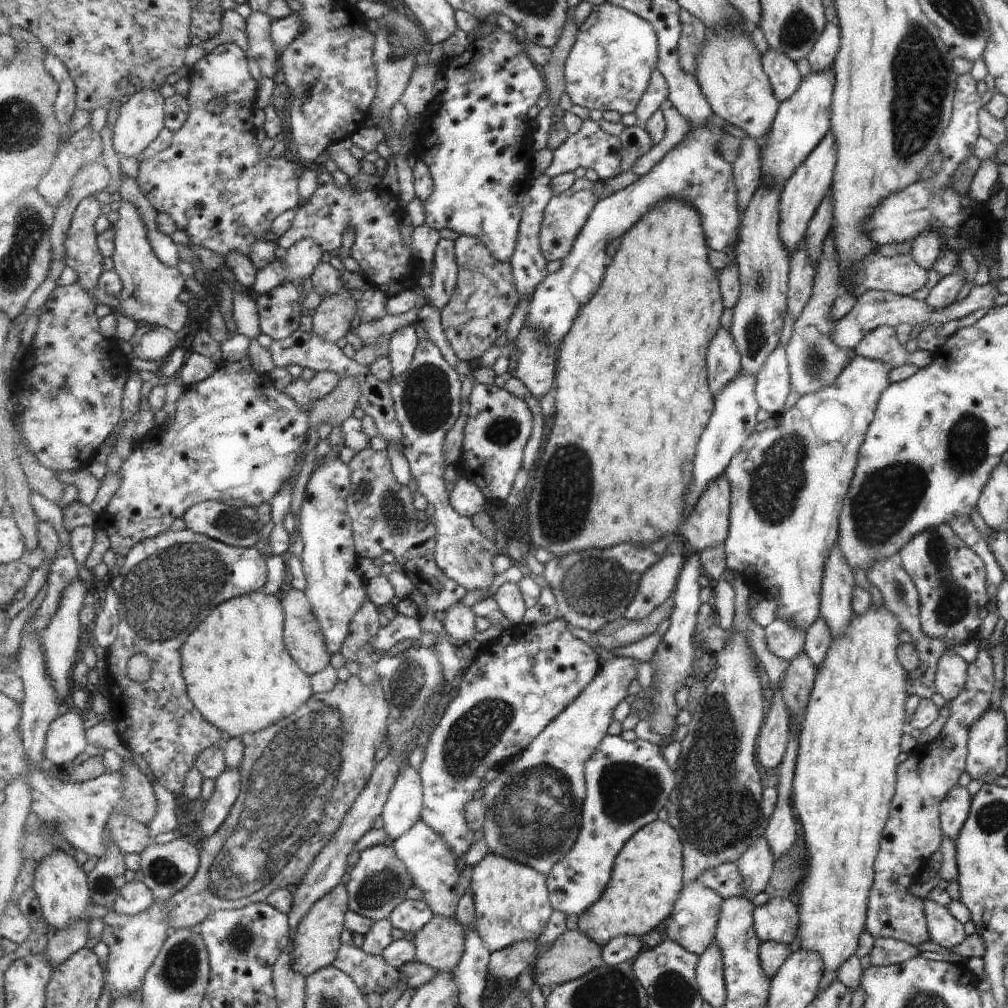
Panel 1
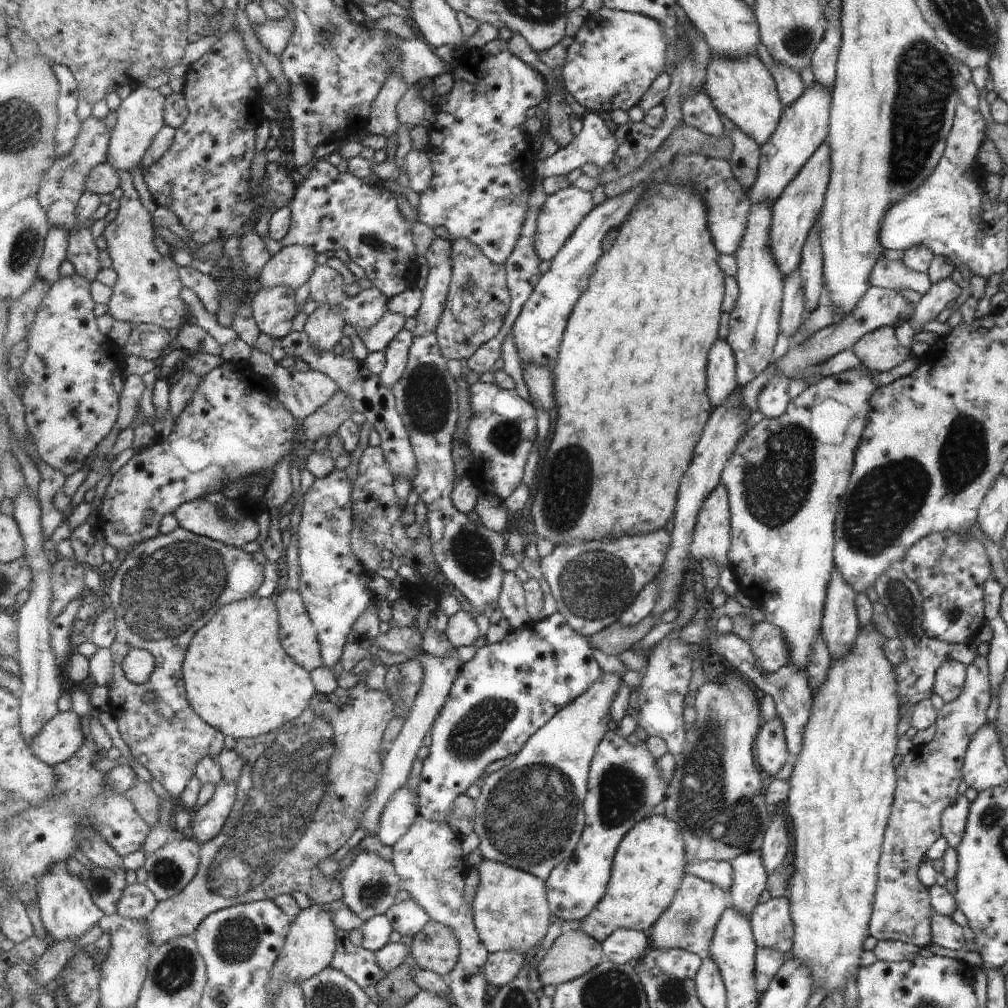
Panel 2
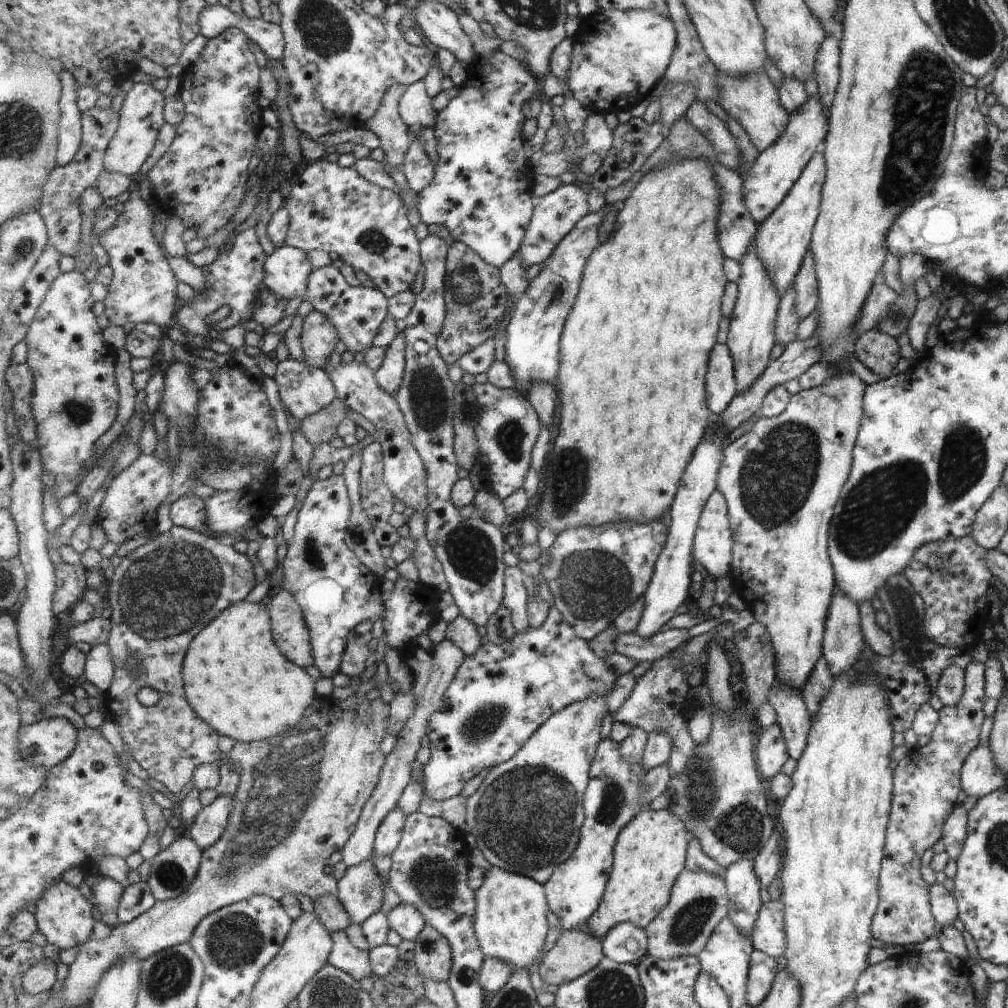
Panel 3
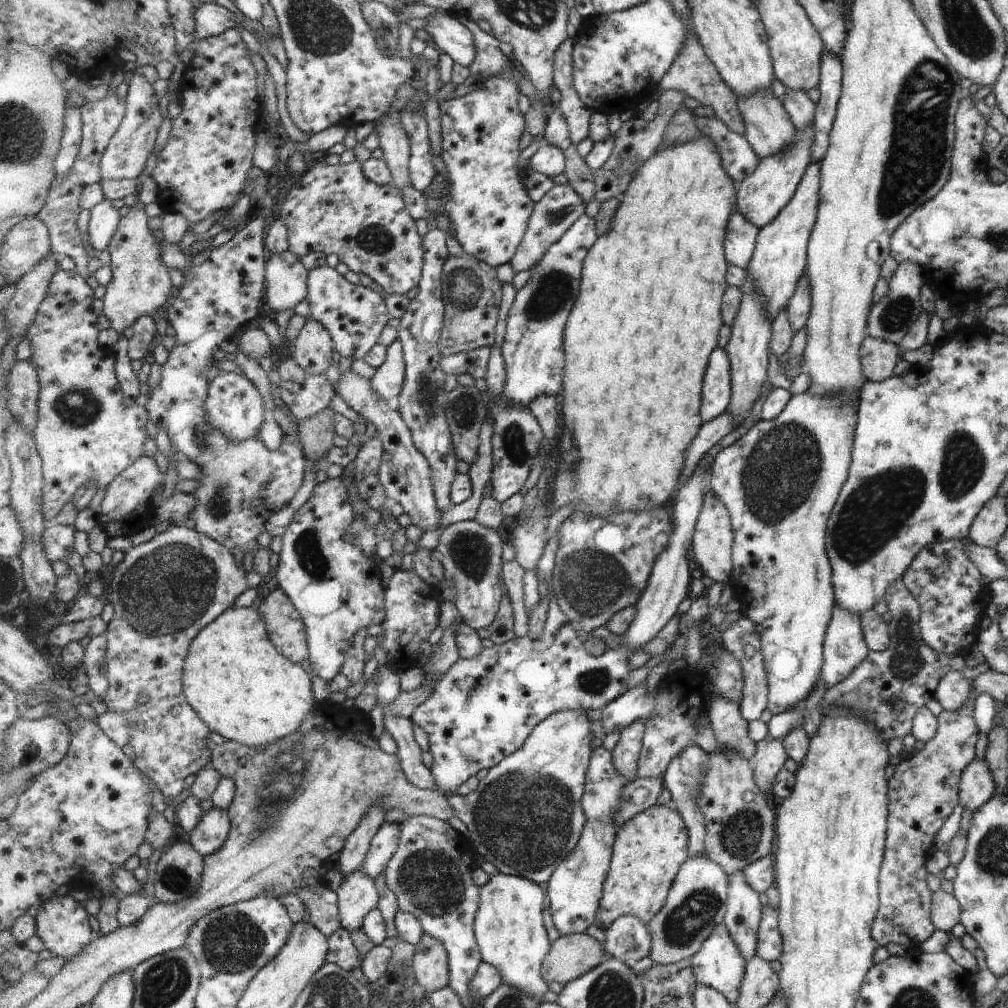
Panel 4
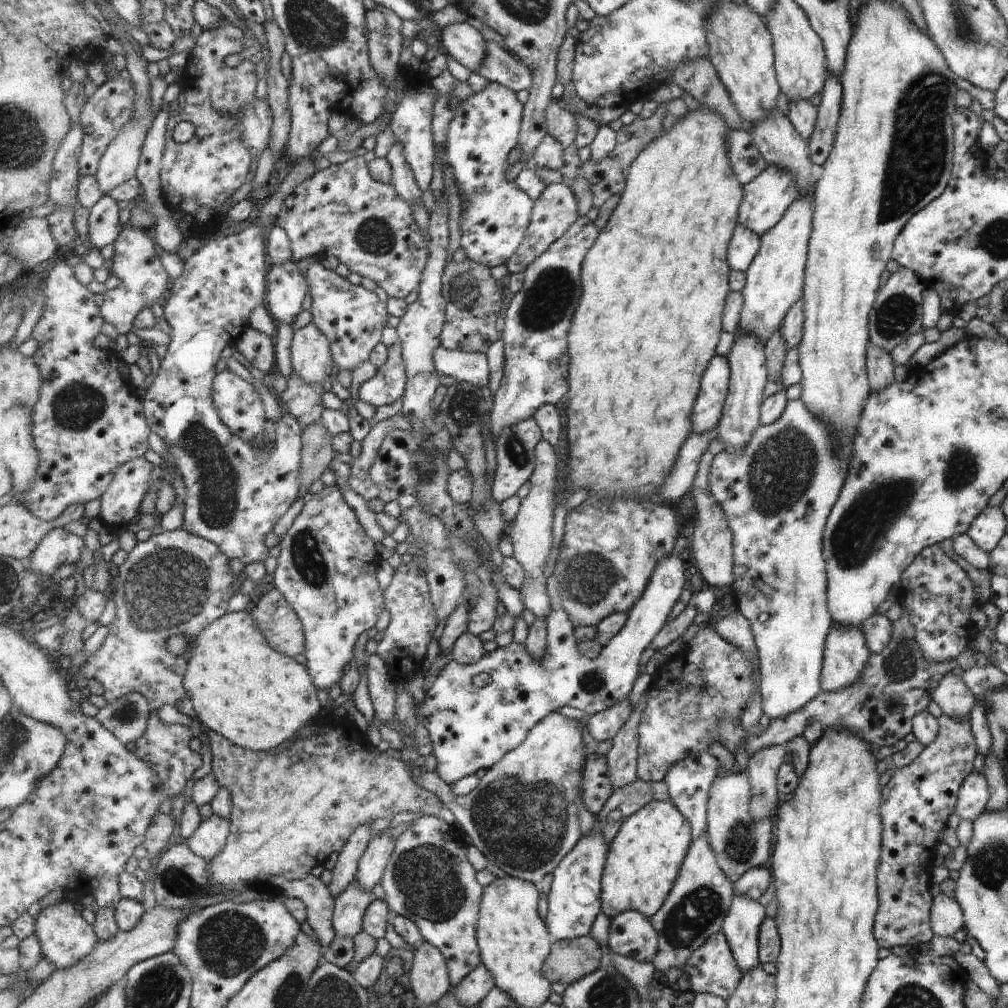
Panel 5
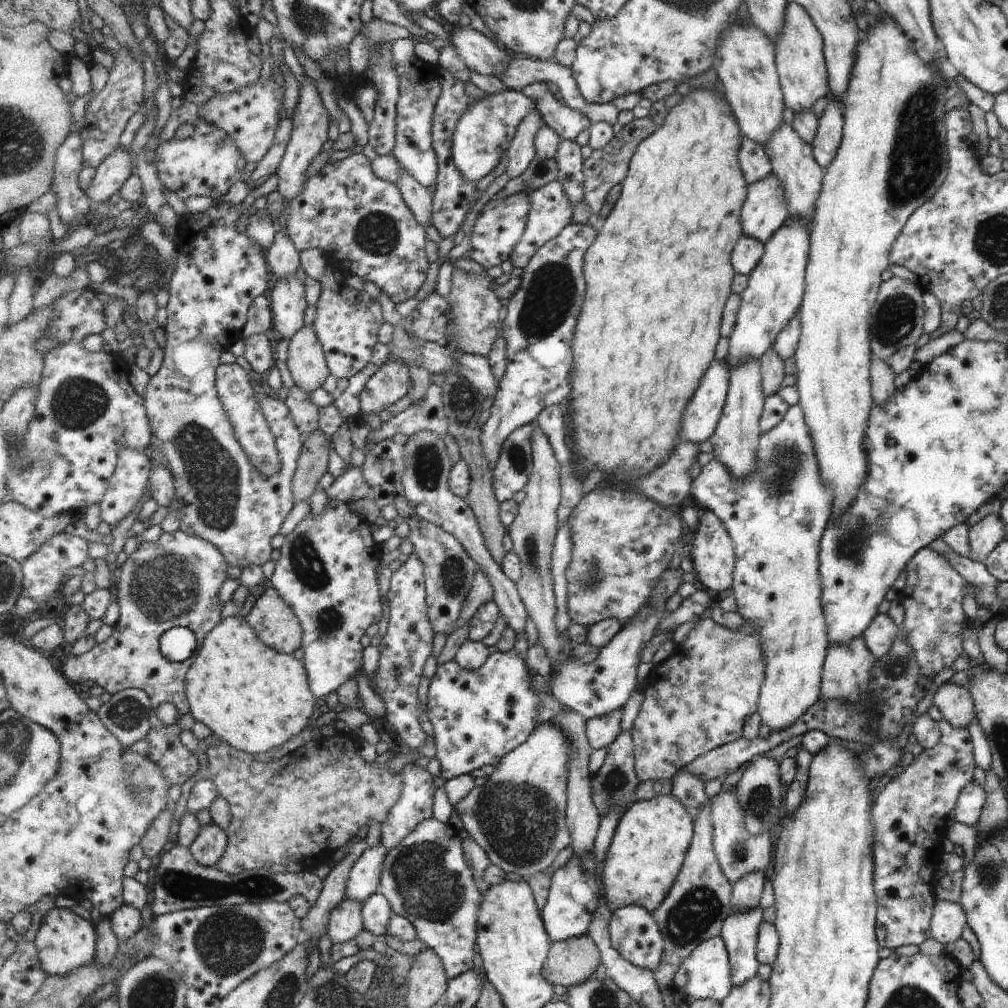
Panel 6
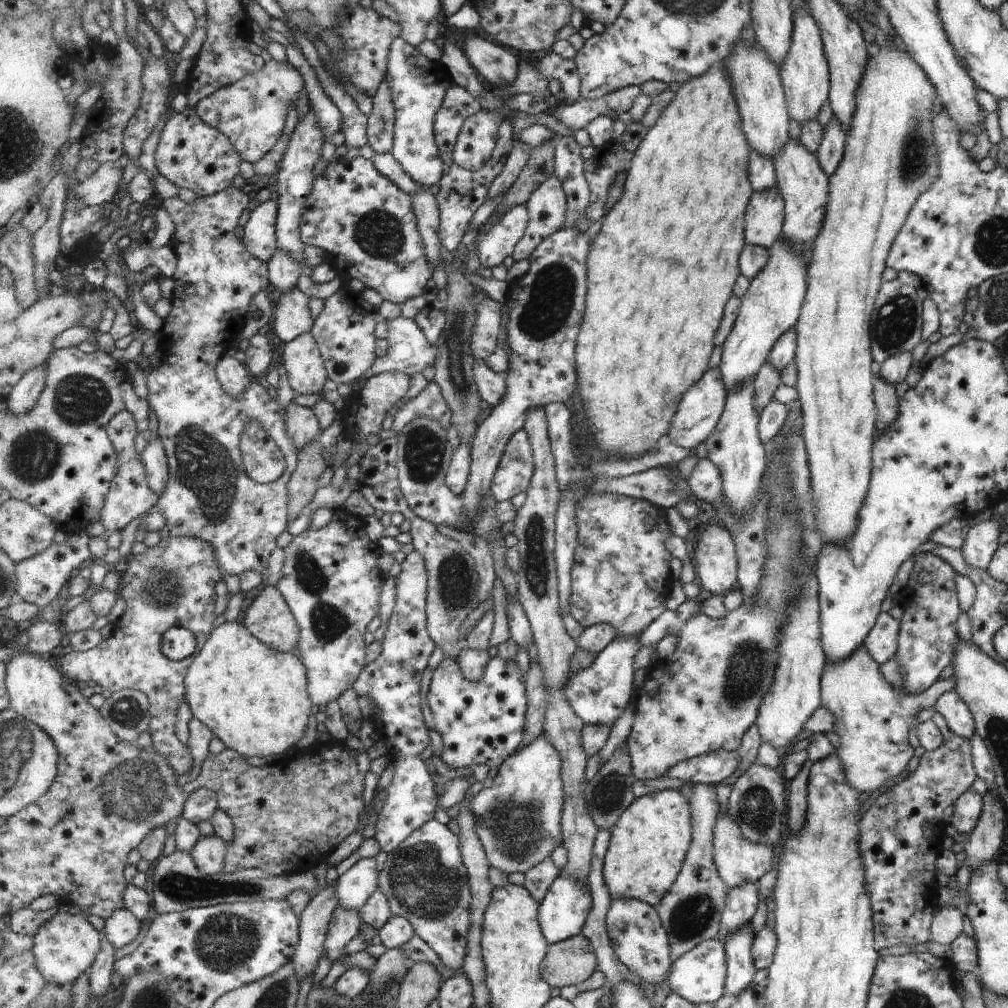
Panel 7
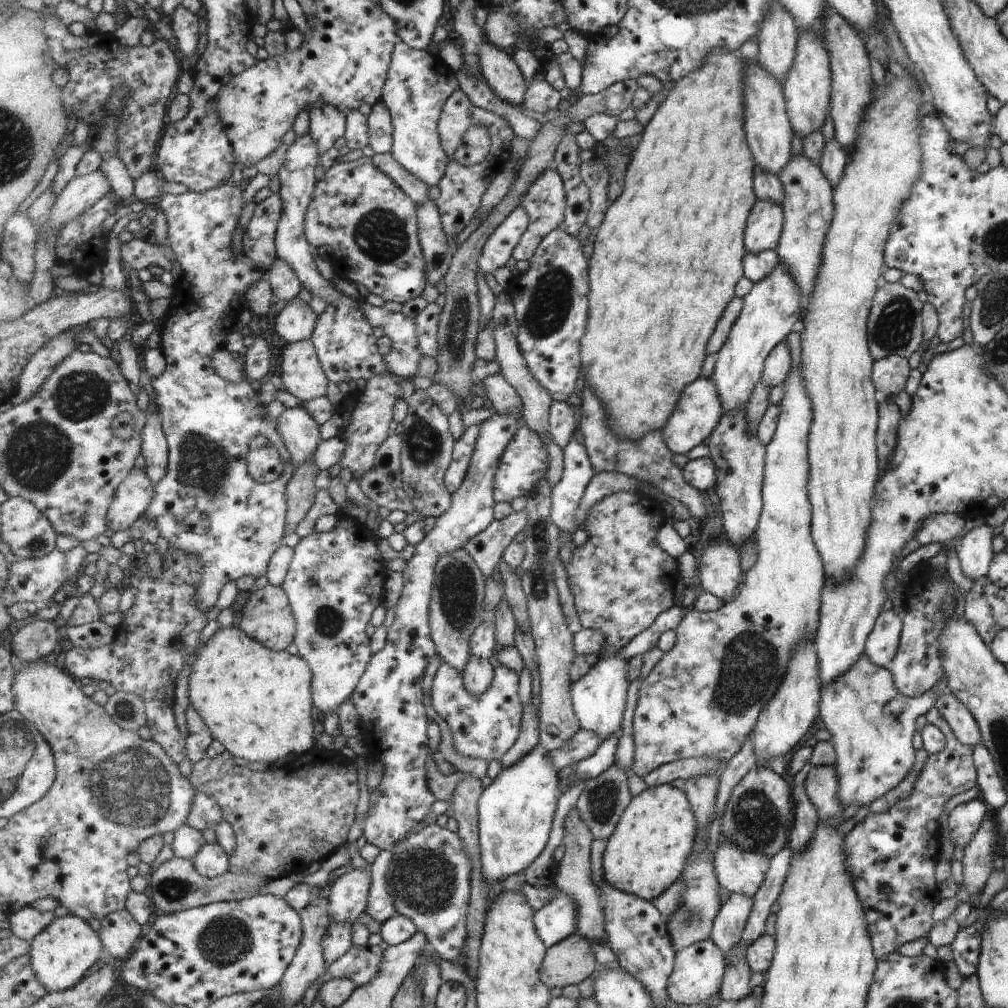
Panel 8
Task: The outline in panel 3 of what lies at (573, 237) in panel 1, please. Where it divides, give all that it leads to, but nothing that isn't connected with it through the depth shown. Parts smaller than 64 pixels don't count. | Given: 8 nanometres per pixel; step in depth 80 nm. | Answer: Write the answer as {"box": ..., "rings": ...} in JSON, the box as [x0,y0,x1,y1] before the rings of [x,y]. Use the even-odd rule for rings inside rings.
{"box":[517,184,591,268],"rings":[[[575,184],[562,185],[558,190],[538,200],[537,208],[534,211],[524,242],[521,244],[521,249],[517,252],[519,258],[523,260],[523,266],[529,268],[534,264],[549,261],[551,254],[568,237],[569,232],[572,232],[575,226],[585,216],[590,214],[591,210],[589,210],[589,202],[587,200],[589,200],[588,191]]]}

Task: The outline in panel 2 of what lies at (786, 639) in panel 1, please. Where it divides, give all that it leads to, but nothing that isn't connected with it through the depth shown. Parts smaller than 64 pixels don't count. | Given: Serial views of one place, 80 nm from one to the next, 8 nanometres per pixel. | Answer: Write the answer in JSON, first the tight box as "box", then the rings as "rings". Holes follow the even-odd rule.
{"box":[748,621,789,674],"rings":[[[767,621],[755,624],[748,644],[763,674],[777,674],[789,662],[787,644],[775,624]]]}

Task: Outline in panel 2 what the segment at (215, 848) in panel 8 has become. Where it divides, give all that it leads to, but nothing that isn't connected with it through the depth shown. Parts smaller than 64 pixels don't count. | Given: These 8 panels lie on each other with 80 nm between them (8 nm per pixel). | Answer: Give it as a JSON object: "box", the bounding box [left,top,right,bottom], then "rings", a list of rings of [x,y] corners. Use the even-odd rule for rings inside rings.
{"box":[190,782,237,844],"rings":[[[219,782],[213,798],[199,808],[192,816],[190,823],[193,836],[199,844],[207,844],[216,840],[233,812],[237,799],[237,784]]]}

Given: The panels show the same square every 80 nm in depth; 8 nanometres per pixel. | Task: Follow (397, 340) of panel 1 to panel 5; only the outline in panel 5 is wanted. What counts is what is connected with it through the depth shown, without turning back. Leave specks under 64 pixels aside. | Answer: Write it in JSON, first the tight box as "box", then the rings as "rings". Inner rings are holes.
{"box":[359,344,408,408],"rings":[[[401,344],[389,347],[388,361],[359,387],[359,398],[375,408],[404,397],[408,376]]]}

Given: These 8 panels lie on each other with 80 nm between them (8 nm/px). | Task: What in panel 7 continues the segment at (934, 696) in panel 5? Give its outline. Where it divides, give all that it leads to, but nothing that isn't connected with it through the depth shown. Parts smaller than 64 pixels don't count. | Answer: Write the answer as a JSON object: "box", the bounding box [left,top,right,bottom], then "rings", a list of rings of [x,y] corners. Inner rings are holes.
{"box":[933,691,974,739],"rings":[[[955,691],[941,693],[933,703],[933,710],[939,713],[945,724],[958,737],[967,739],[974,732],[974,720],[968,706],[957,696]]]}

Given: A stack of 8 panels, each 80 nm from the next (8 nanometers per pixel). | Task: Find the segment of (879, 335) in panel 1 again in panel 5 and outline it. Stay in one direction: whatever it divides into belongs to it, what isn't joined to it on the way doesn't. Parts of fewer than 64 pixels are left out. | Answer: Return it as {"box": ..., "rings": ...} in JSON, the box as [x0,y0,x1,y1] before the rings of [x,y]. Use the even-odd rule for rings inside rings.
{"box":[865,342,894,389],"rings":[[[870,342],[866,344],[865,370],[868,385],[871,389],[880,389],[893,381],[894,362],[890,352],[877,348]]]}

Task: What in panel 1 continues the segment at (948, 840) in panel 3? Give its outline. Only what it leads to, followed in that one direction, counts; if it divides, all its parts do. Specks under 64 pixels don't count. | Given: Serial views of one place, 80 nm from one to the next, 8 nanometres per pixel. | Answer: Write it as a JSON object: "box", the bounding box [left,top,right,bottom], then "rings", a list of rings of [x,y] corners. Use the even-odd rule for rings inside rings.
{"box":[938,785,971,839],"rings":[[[955,785],[938,804],[938,819],[943,837],[953,839],[965,822],[970,805],[971,795],[966,787]]]}

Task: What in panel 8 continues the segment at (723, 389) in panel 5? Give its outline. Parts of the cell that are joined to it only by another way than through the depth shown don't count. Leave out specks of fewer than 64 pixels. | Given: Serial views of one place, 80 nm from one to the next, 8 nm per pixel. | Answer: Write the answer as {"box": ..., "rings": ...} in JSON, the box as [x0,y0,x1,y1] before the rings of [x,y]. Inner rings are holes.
{"box":[663,377,724,455],"rings":[[[710,377],[700,378],[684,391],[677,409],[669,418],[663,430],[664,442],[673,454],[685,455],[701,442],[710,438],[721,417],[724,416],[724,406],[721,404],[720,390],[713,384]]]}

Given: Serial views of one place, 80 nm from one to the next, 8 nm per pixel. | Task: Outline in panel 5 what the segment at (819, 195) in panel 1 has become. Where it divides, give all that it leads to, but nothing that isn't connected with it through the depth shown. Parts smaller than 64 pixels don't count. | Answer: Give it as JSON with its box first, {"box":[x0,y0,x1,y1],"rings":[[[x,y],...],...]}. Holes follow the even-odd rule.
{"box":[737,193,814,344],"rings":[[[811,193],[799,195],[788,206],[783,216],[777,221],[776,226],[760,237],[762,245],[759,249],[759,254],[746,272],[748,281],[742,290],[744,294],[744,309],[740,316],[740,330],[737,332],[737,335],[741,333],[753,333],[761,337],[767,344],[768,338],[771,338],[771,335],[779,330],[780,324],[783,322],[789,308],[793,306],[797,299],[802,298],[804,266],[807,264],[808,238],[811,236],[814,214],[811,204]]]}

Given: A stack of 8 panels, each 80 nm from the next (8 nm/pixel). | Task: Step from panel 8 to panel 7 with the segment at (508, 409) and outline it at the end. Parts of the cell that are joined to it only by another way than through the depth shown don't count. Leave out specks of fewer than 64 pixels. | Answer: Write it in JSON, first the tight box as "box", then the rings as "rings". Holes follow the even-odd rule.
{"box":[474,359,507,408],"rings":[[[483,359],[474,360],[474,379],[482,399],[495,408],[507,392],[507,374],[491,370]]]}

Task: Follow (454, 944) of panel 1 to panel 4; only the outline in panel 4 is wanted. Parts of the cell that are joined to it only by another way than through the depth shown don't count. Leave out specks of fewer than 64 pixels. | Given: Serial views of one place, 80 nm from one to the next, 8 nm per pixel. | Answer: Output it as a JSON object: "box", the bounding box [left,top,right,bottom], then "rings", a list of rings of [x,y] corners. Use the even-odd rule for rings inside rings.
{"box":[414,933,450,994],"rings":[[[424,933],[414,954],[414,976],[426,994],[450,984],[450,964],[445,945],[432,934]]]}

